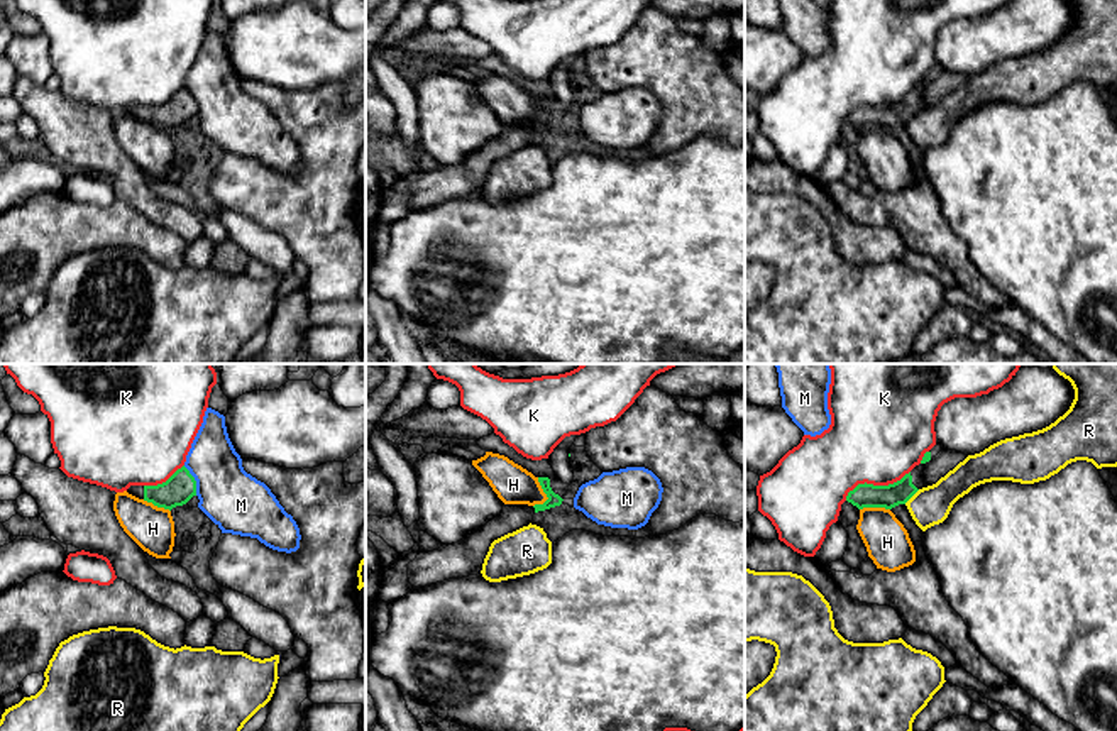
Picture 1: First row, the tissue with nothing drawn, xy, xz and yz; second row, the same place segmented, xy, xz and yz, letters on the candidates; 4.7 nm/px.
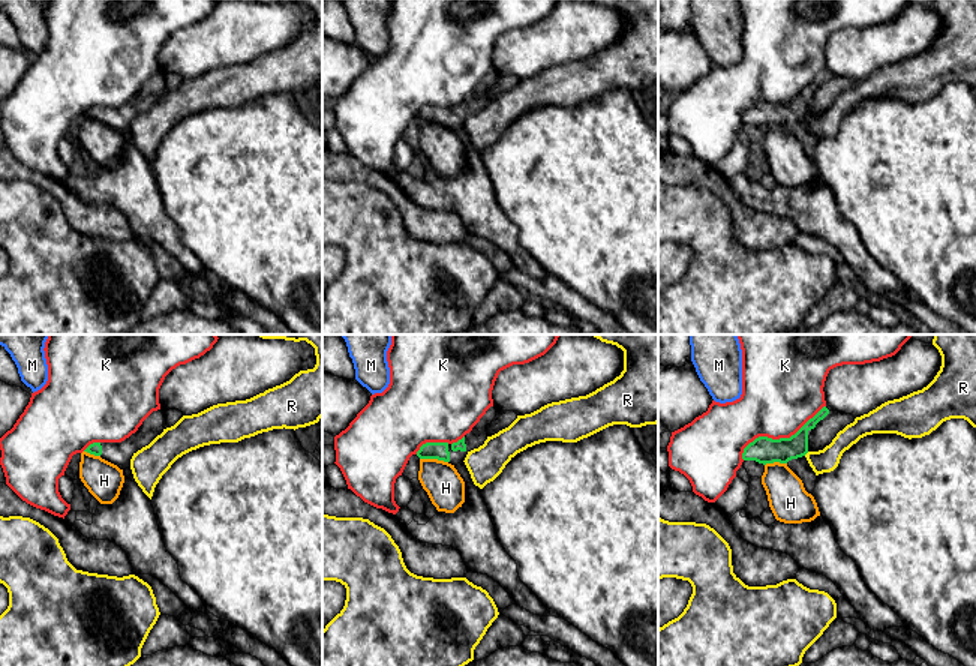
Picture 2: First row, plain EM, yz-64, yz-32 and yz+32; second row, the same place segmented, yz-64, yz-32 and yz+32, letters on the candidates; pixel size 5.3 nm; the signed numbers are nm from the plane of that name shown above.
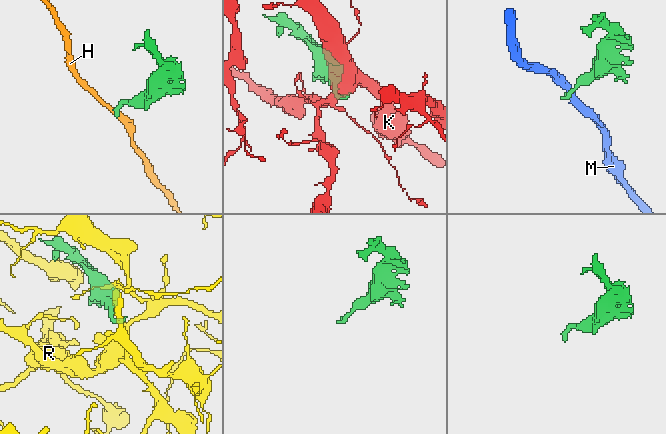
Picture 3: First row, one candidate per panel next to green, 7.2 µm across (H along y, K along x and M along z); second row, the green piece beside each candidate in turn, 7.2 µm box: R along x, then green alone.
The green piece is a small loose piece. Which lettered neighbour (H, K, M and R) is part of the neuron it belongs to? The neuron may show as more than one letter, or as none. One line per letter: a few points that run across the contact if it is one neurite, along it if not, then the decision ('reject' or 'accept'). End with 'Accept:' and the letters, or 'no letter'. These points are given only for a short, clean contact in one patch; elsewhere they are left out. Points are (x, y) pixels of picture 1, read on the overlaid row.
H: line xz (537, 478), (547, 498), (533, 506); reject
K: reject
M: reject
R: line yz (919, 489), (904, 503); reject
Accept: no letter

